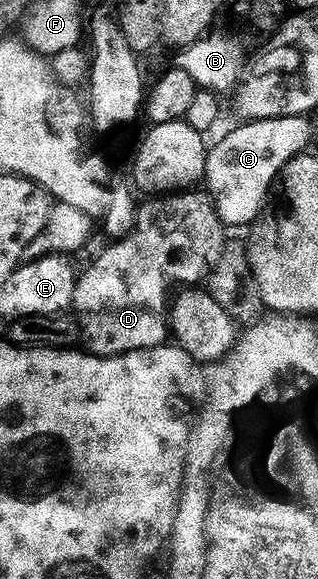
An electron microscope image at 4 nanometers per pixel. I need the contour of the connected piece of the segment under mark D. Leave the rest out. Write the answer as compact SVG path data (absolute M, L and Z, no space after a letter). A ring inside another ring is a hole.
M178 191L153 195L136 206L137 219L133 232L114 240L78 276L72 312L81 325L83 345L99 357L110 357L127 351L139 351L162 344L170 336L169 281L181 281L186 286L204 282L219 259L227 242L227 229L222 225L208 192Z

